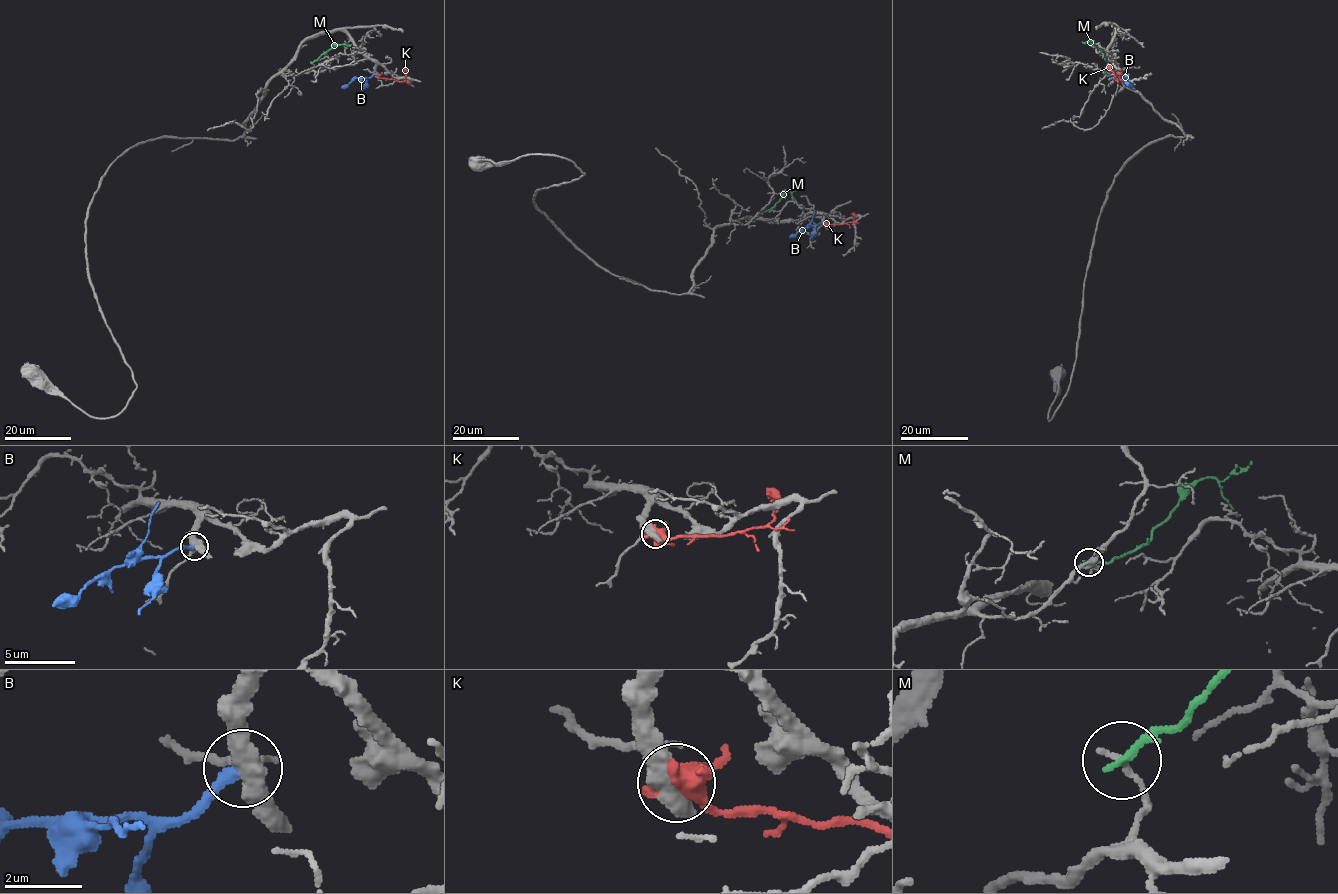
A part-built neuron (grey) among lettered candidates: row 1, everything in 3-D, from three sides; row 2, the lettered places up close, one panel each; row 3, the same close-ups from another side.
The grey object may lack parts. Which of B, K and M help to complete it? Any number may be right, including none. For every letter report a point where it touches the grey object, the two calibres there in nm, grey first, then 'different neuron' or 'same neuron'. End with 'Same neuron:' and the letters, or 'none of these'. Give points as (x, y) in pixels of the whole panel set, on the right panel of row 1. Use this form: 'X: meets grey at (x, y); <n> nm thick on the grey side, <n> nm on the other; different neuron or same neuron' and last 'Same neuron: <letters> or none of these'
B: meets grey at (1118, 71); 400 nm thick on the grey side, 320 nm on the other; different neuron
K: meets grey at (1119, 74); 650 nm thick on the grey side, 440 nm on the other; different neuron
M: meets grey at (1106, 60); 200 nm thick on the grey side, 200 nm on the other; different neuron
Same neuron: none of these

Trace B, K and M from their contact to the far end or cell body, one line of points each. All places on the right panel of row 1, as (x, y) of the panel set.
B: (1118, 71), (1132, 86)
K: (1119, 74), (1117, 80), (1109, 65)
M: (1106, 60), (1104, 52), (1092, 43), (1082, 42)

